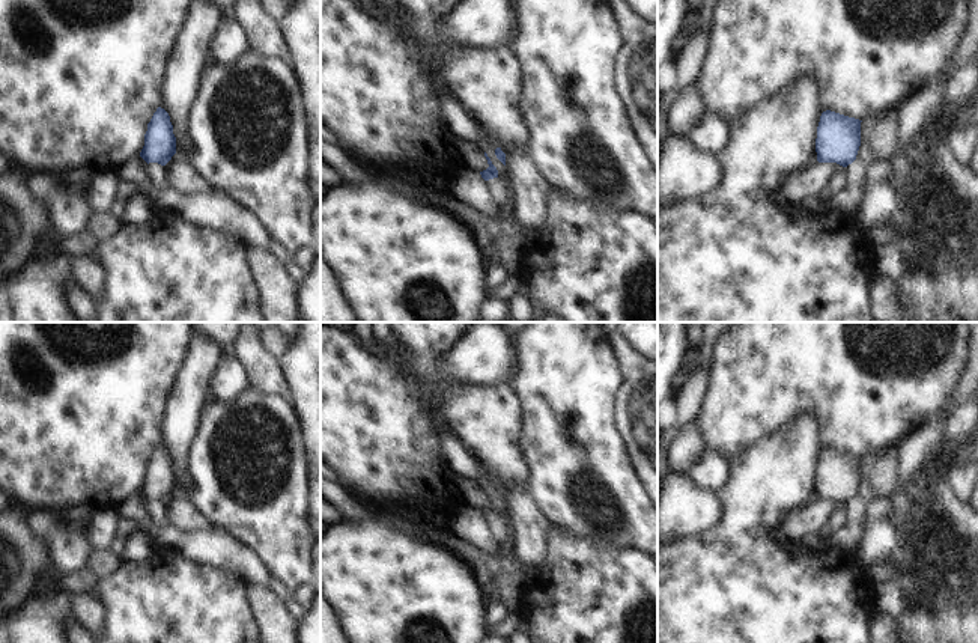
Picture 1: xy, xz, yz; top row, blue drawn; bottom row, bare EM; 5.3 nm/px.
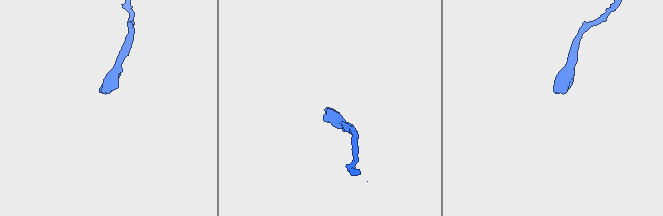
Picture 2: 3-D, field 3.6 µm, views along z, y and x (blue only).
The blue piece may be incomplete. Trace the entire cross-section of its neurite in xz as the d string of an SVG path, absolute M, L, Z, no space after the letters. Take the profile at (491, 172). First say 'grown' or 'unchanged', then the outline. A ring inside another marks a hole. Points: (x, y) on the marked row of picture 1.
grown; M484 152L489 167L483 172L463 169L448 181L447 193L457 202L471 206L480 214L497 220L504 211L492 200L487 191L487 181L498 178L498 170Z

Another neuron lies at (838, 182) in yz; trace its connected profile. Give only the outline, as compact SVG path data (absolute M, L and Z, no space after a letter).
M840 166L838 172L832 176L832 179L829 182L829 188L832 190L832 194L843 193L844 190L849 188L846 167Z

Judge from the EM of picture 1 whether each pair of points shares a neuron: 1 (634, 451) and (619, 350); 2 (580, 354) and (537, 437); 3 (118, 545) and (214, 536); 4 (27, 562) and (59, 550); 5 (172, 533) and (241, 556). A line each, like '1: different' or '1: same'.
1: same
2: same
3: same
4: different
5: same

